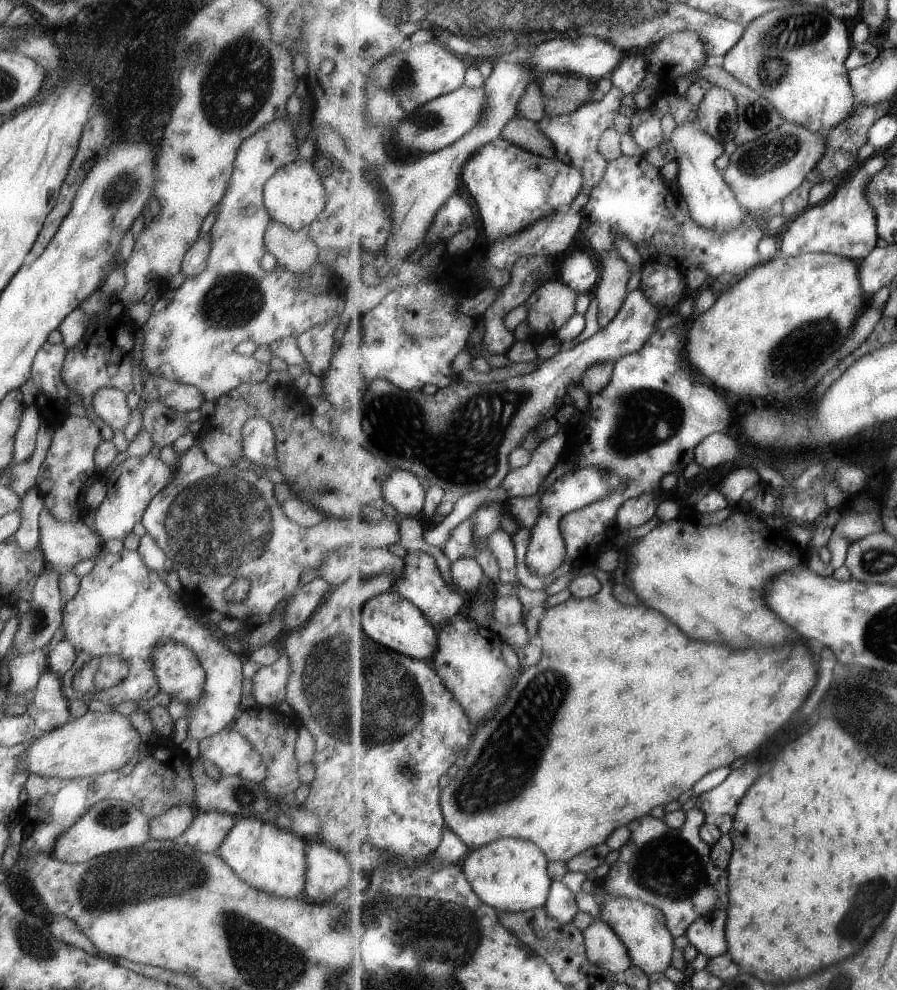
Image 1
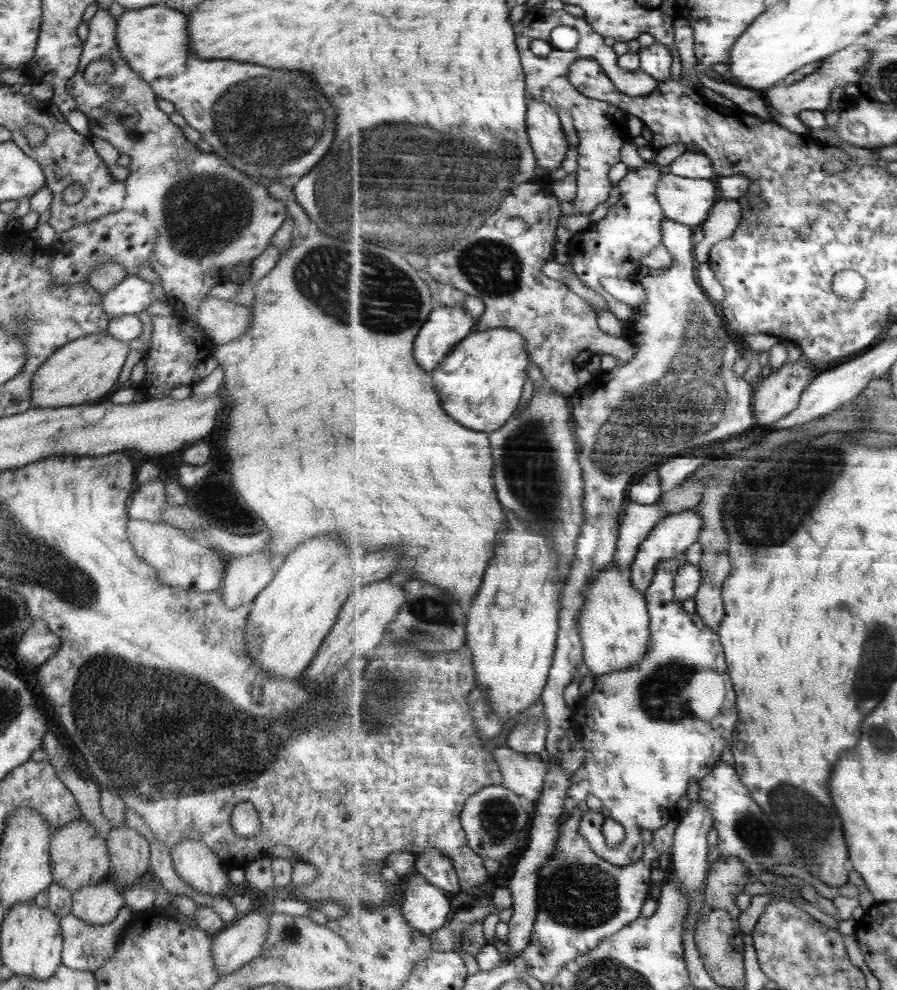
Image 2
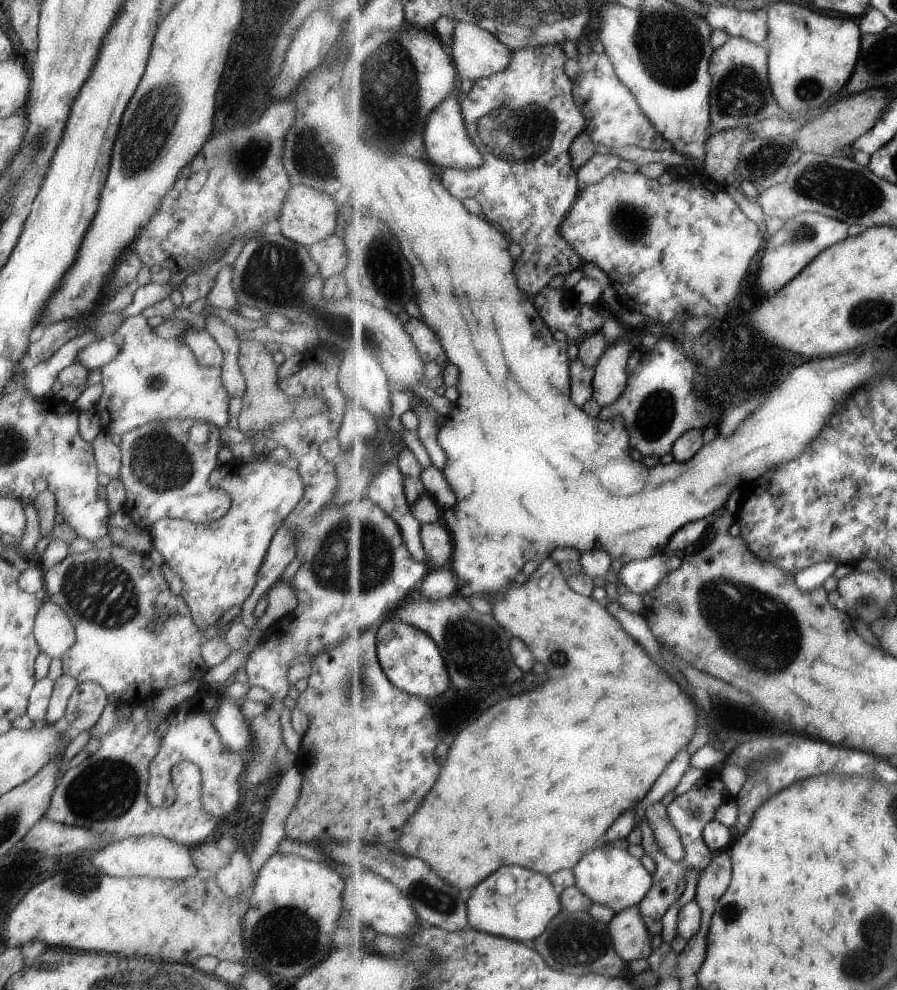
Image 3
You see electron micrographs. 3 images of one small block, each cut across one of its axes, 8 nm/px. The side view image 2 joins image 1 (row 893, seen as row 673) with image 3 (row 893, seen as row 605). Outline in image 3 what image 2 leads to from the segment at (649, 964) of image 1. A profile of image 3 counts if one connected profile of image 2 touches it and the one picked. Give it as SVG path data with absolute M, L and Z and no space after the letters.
M615 844L598 845L595 850L582 858L574 871L576 885L591 900L594 903L610 906L616 913L640 905L653 886L652 873L643 866L640 853L630 847L617 848Z

